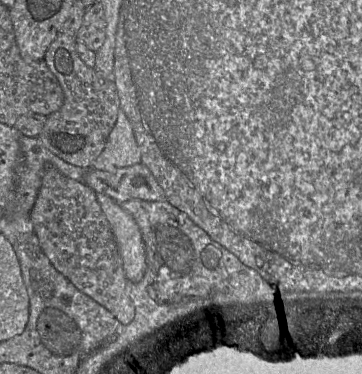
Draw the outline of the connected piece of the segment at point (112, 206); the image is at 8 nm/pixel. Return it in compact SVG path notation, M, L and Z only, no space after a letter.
M96 193L96 200L110 225L126 279L132 283L141 281L146 271L146 255L138 225L107 195Z

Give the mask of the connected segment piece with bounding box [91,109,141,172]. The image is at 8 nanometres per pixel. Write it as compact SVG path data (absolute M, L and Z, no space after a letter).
M120 109L105 147L92 163L91 168L99 171L115 172L140 162L141 153L132 126L126 114Z

